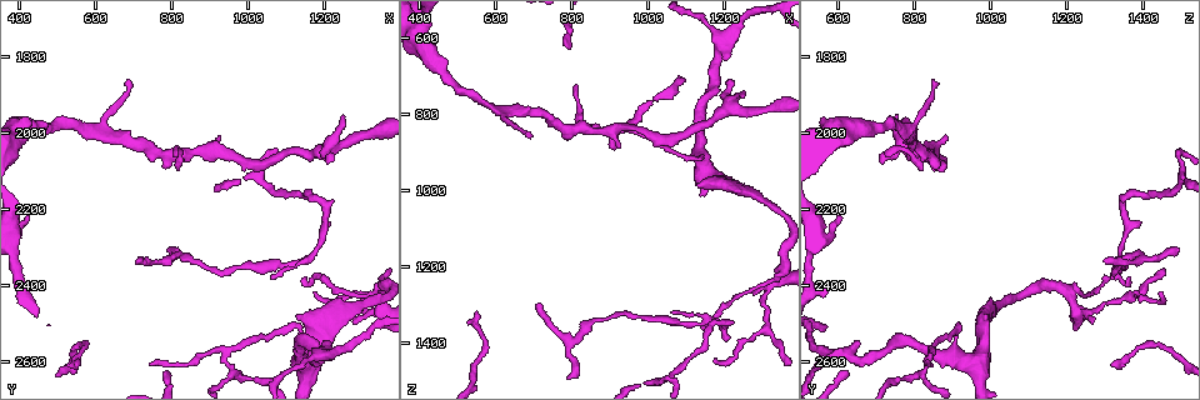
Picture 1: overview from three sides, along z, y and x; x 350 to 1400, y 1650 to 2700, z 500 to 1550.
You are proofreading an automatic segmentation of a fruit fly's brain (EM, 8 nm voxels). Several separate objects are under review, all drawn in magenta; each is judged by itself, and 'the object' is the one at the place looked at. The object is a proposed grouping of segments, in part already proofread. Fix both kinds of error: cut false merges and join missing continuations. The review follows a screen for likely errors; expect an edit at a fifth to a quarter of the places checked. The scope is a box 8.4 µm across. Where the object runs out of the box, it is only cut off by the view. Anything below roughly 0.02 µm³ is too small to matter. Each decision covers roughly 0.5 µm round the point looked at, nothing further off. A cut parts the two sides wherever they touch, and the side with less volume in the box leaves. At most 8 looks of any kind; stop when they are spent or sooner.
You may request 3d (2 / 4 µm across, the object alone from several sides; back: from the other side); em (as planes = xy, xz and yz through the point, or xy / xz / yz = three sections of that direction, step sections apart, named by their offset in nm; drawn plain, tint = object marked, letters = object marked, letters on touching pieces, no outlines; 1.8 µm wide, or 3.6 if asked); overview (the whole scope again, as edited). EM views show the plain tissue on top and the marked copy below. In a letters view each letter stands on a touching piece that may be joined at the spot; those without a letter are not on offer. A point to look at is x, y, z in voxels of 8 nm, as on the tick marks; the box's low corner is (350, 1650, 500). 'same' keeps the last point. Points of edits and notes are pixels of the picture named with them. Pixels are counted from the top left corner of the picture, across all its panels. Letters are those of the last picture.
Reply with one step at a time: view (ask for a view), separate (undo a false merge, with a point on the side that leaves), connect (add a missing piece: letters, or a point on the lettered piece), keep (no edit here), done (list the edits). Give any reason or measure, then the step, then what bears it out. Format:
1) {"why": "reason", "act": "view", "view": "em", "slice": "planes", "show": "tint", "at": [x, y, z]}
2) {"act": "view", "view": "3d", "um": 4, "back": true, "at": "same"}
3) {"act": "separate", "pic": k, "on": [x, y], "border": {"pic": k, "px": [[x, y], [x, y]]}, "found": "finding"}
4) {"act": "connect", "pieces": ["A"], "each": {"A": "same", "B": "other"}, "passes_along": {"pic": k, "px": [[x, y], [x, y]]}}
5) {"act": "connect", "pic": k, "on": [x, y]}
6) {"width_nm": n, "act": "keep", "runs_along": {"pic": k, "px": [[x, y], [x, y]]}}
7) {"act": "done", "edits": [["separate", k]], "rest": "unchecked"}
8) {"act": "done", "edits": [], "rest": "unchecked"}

{"why": "sudden change in width", "act": "view", "view": "3d", "um": 4, "at": [810, 2315, 1385]}

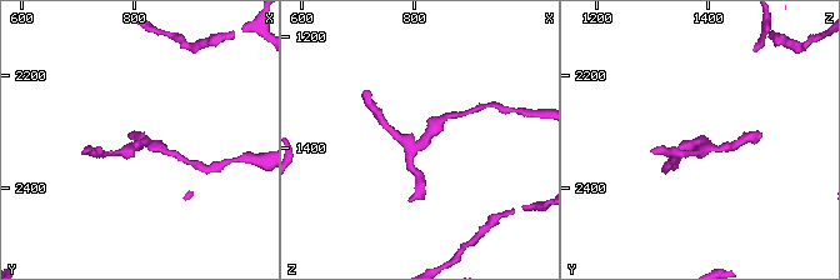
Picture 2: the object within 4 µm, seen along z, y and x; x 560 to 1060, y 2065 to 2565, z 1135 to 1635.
{"why": "now the EM", "act": "view", "view": "em", "slice": "planes", "show": "tint", "at": [815, 2320, 1390]}

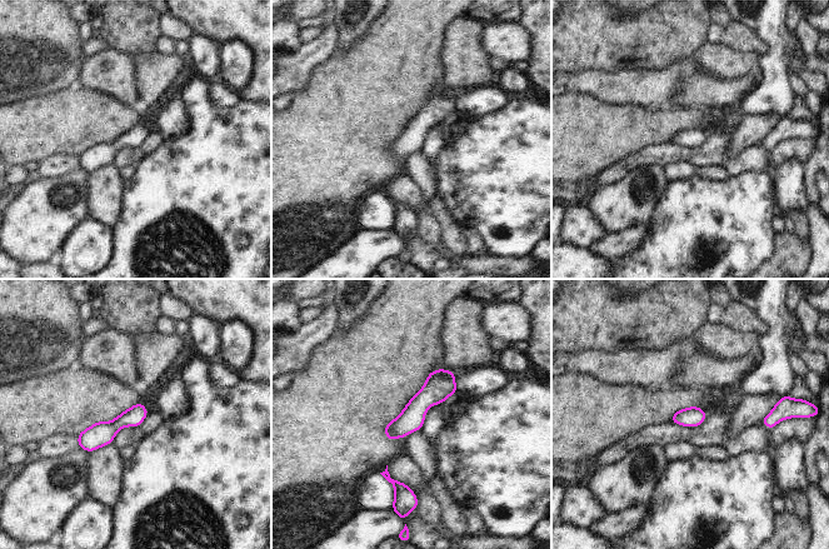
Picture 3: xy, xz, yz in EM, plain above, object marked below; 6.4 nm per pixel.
{"why": "see the neighbours", "act": "view", "view": "em", "slice": "planes", "show": "letters", "at": "same"}

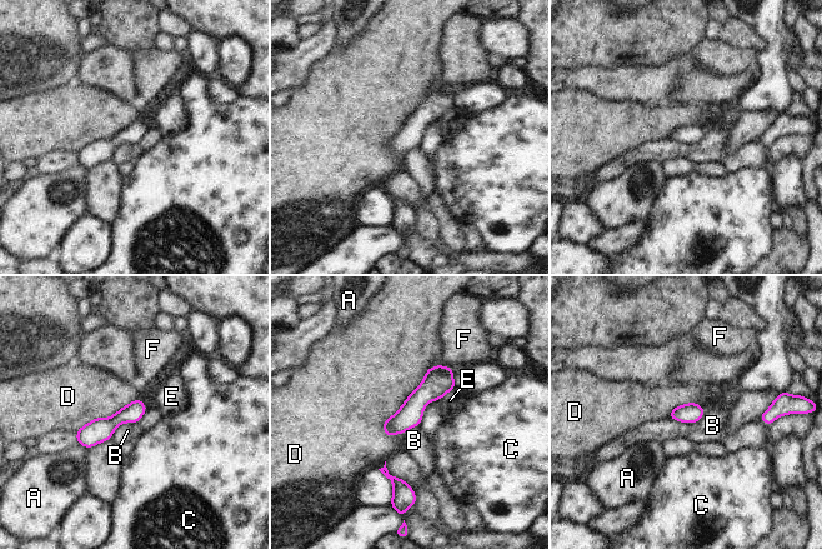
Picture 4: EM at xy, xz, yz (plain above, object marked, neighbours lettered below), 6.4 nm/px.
{"act": "keep", "each": {"A": "other", "B": "other", "C": "other", "D": "other", "E": "other", "F": "other"}, "border": {"pic": 4, "px": [[705, 408], [696, 422], [668, 417]]}, "found": "all the same neuron"}

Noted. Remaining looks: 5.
{"why": "thin end", "act": "view", "view": "3d", "um": 4, "at": [1260, 1950, 750]}

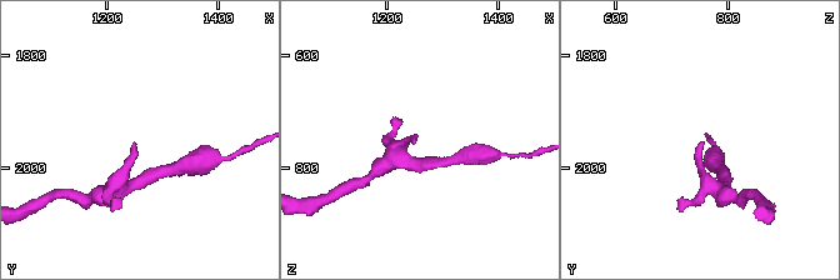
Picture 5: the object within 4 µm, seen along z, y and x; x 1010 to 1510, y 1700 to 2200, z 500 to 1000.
{"why": "need the tissue", "act": "view", "view": "em", "slice": "xy", "step": 4, "show": "letters", "at": [1255, 1955, 750]}

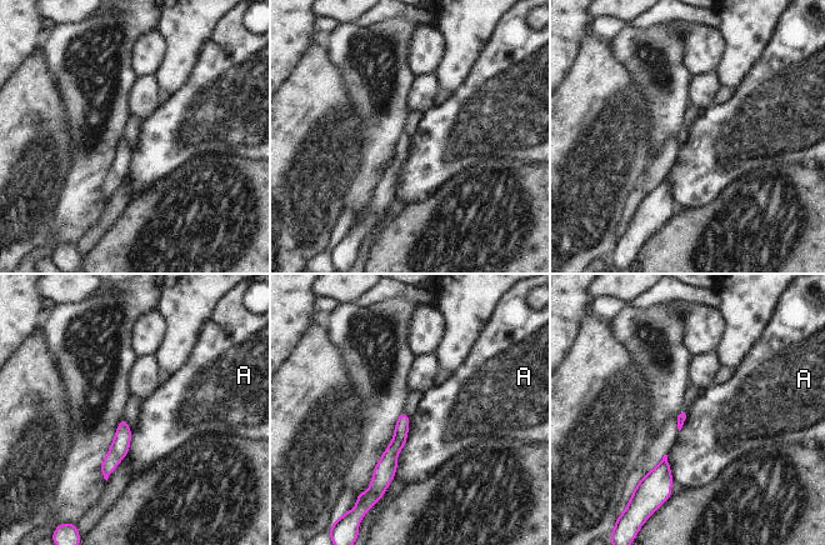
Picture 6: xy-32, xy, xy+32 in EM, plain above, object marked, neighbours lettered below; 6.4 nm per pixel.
{"act": "view", "view": "em", "slice": "planes", "show": "letters", "at": "same"}

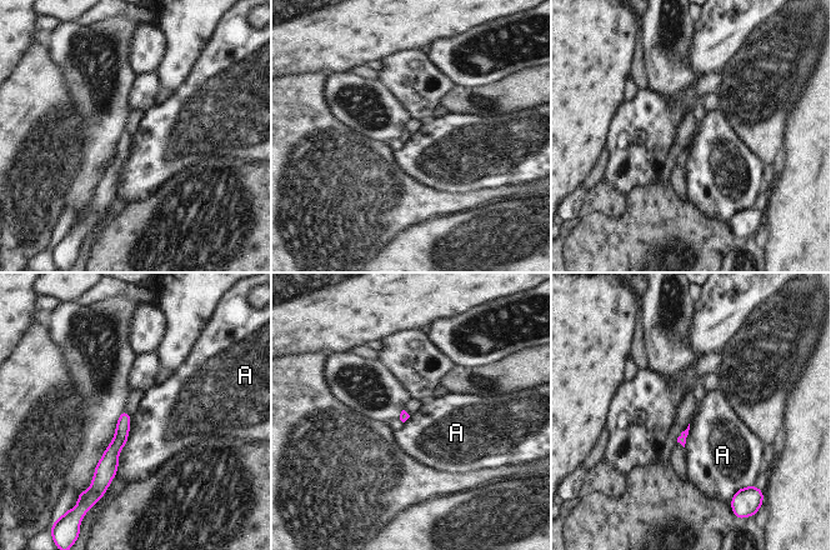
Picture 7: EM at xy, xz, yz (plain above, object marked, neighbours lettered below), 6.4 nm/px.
{"act": "keep", "each": {"A": "other"}, "runs_along": {"pic": 7, "px": [[124, 415], [105, 483]]}, "found": "no lettered piece goes on from it"}

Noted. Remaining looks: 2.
{"act": "done", "edits": [], "rest": "unchecked"}

